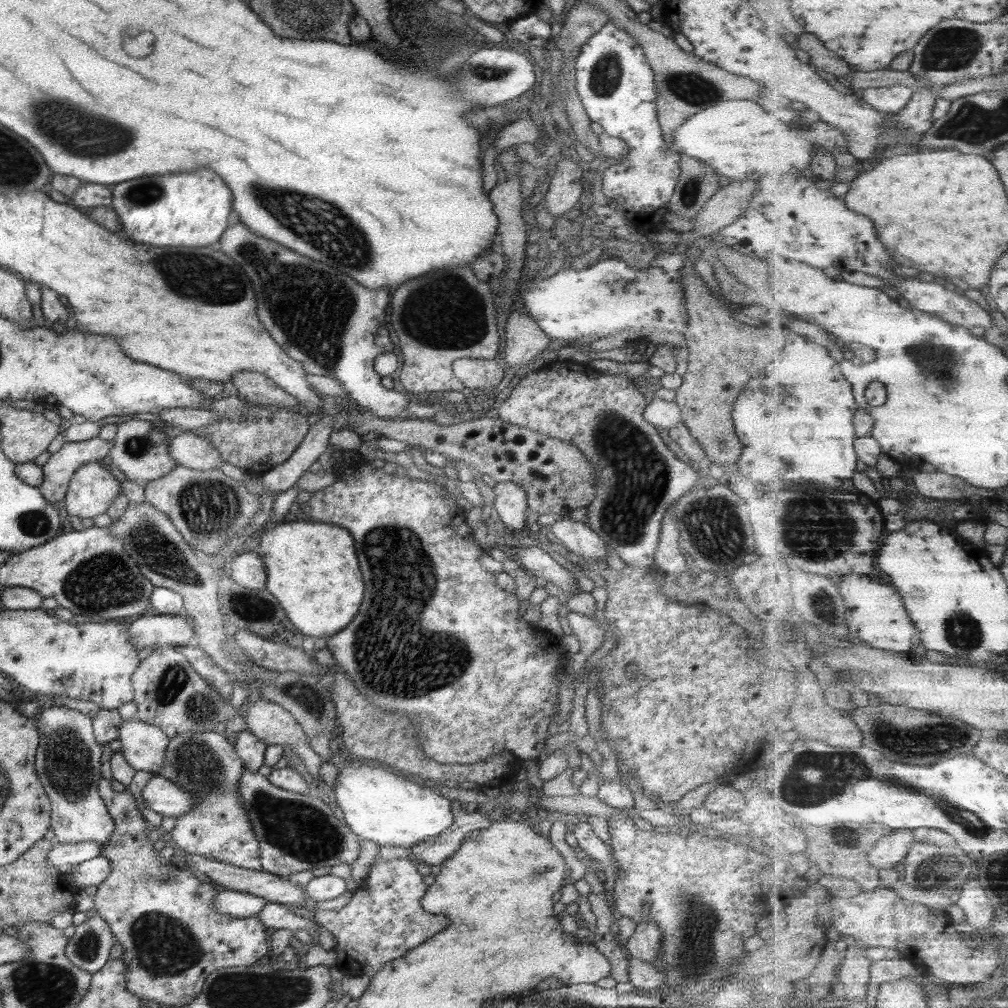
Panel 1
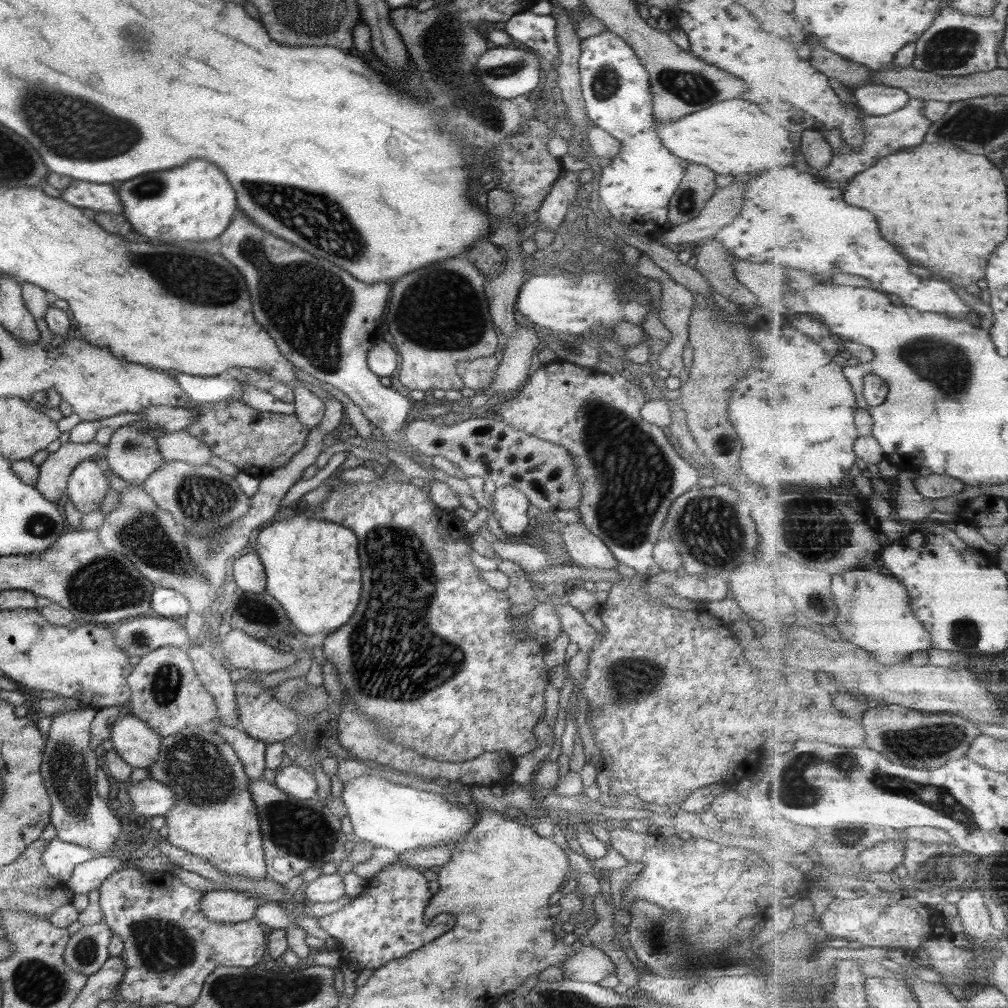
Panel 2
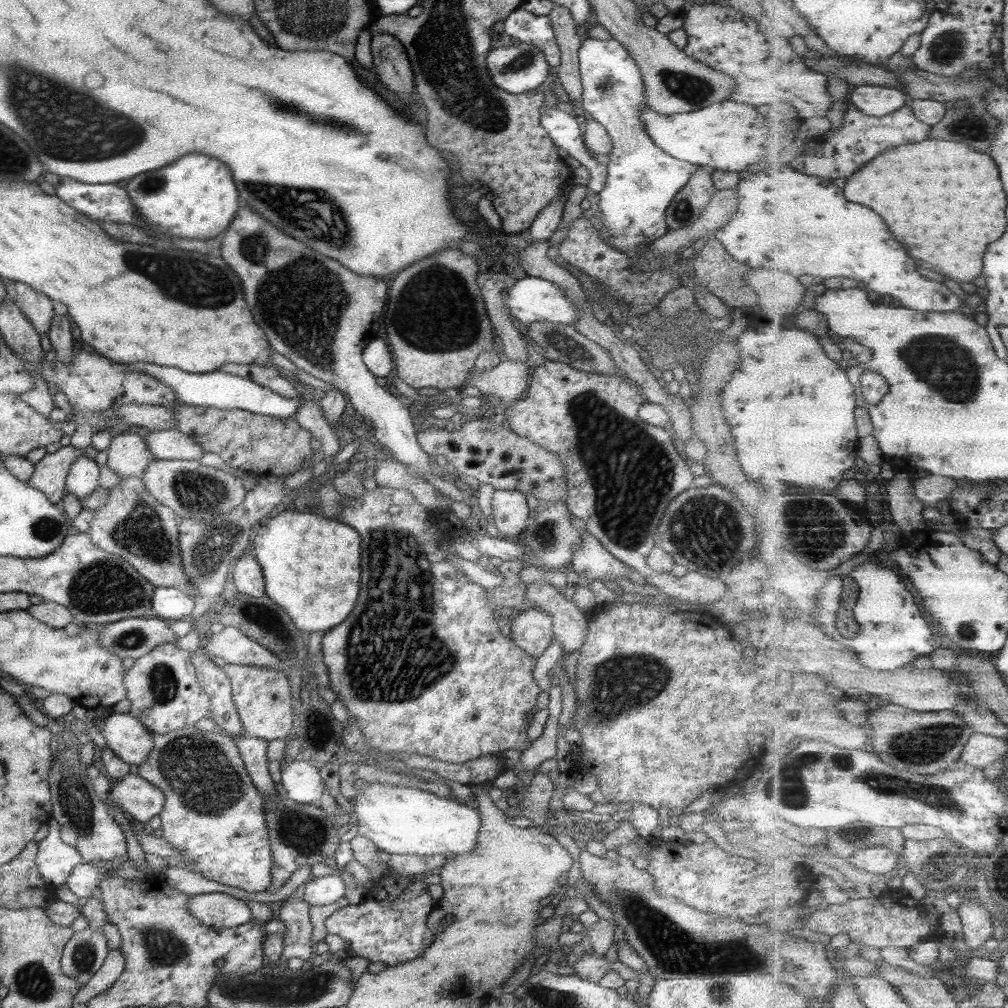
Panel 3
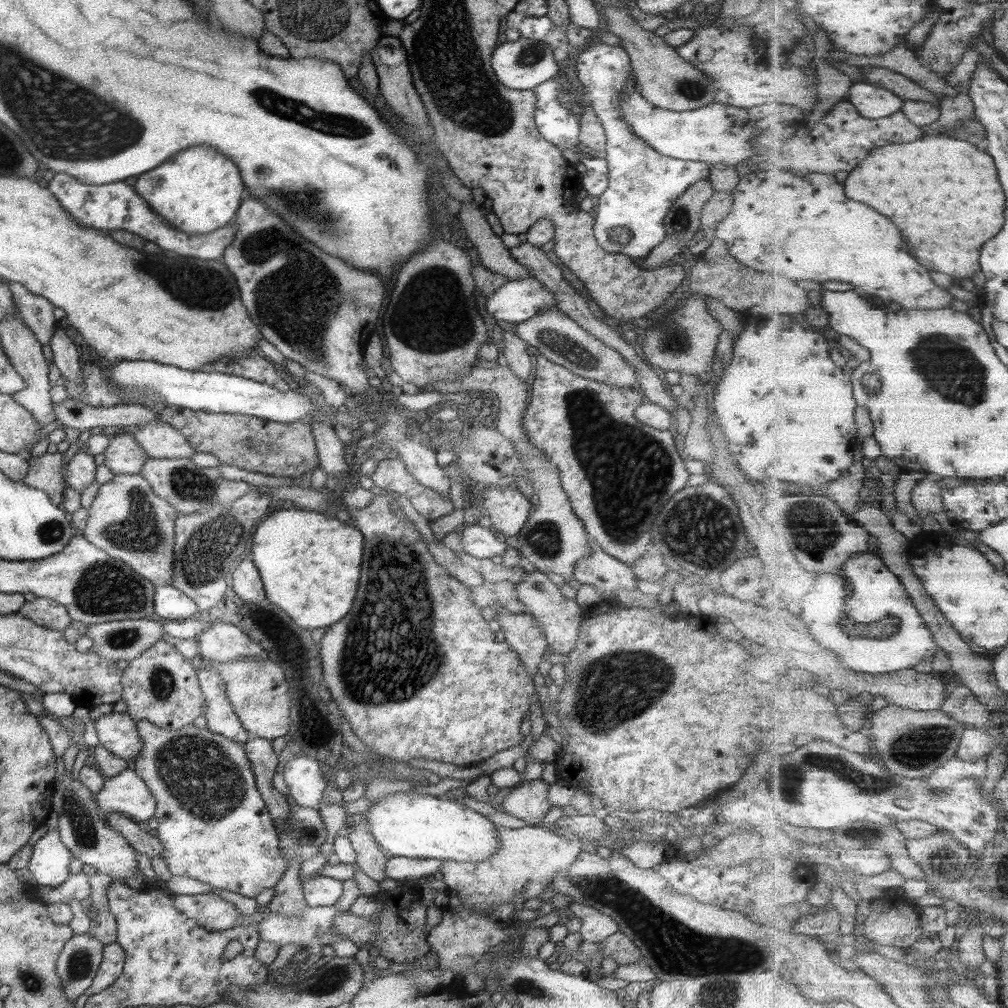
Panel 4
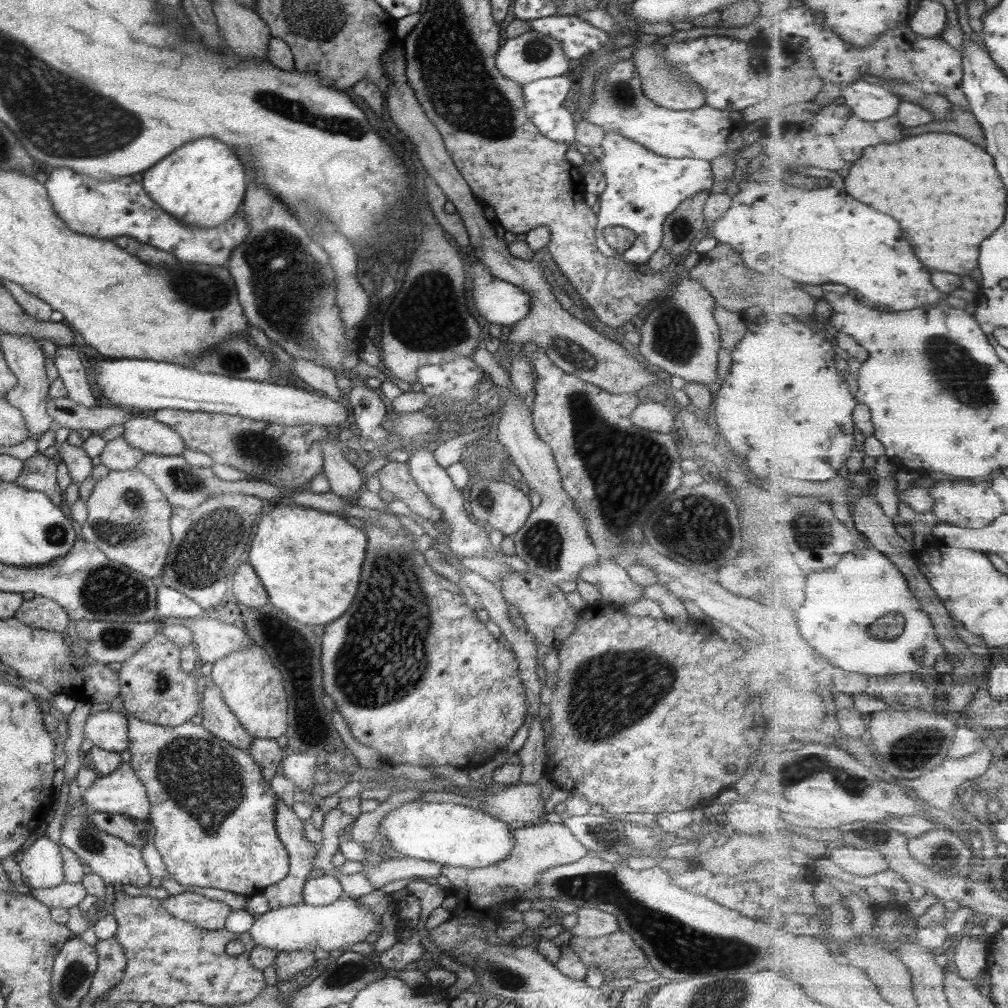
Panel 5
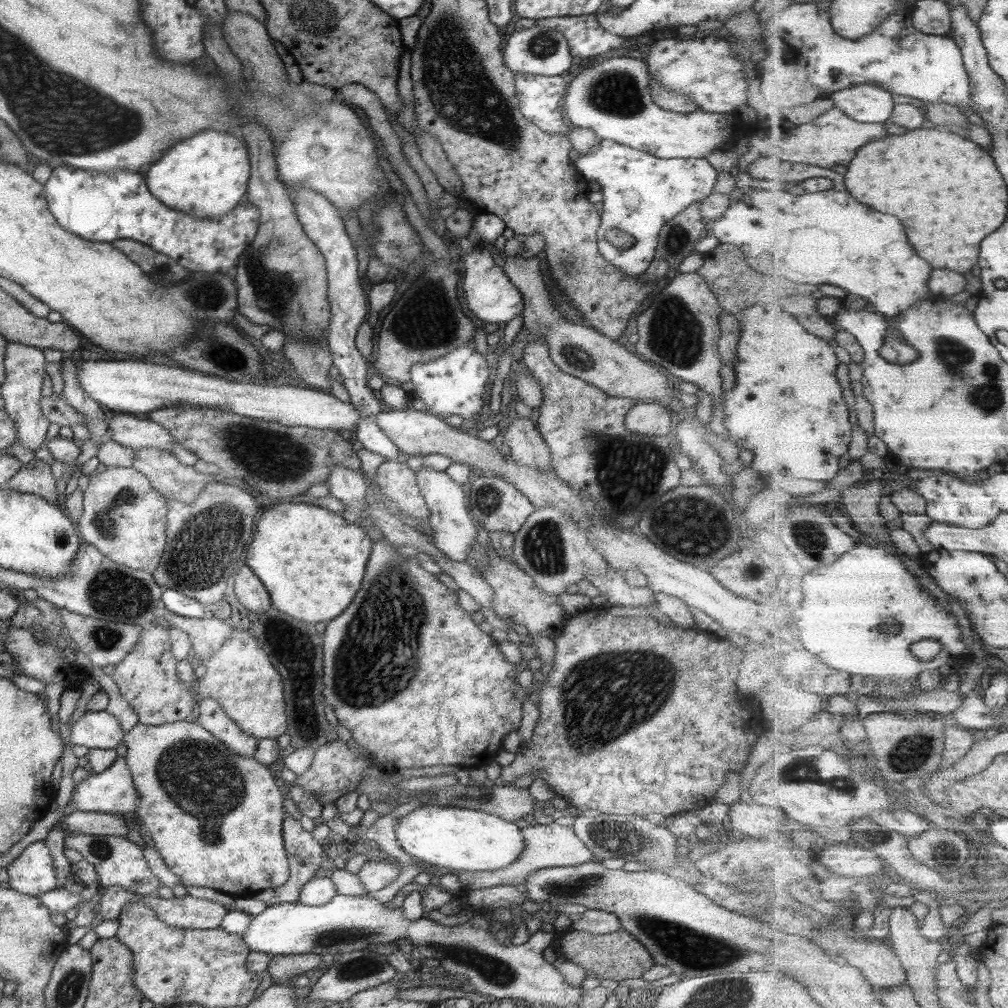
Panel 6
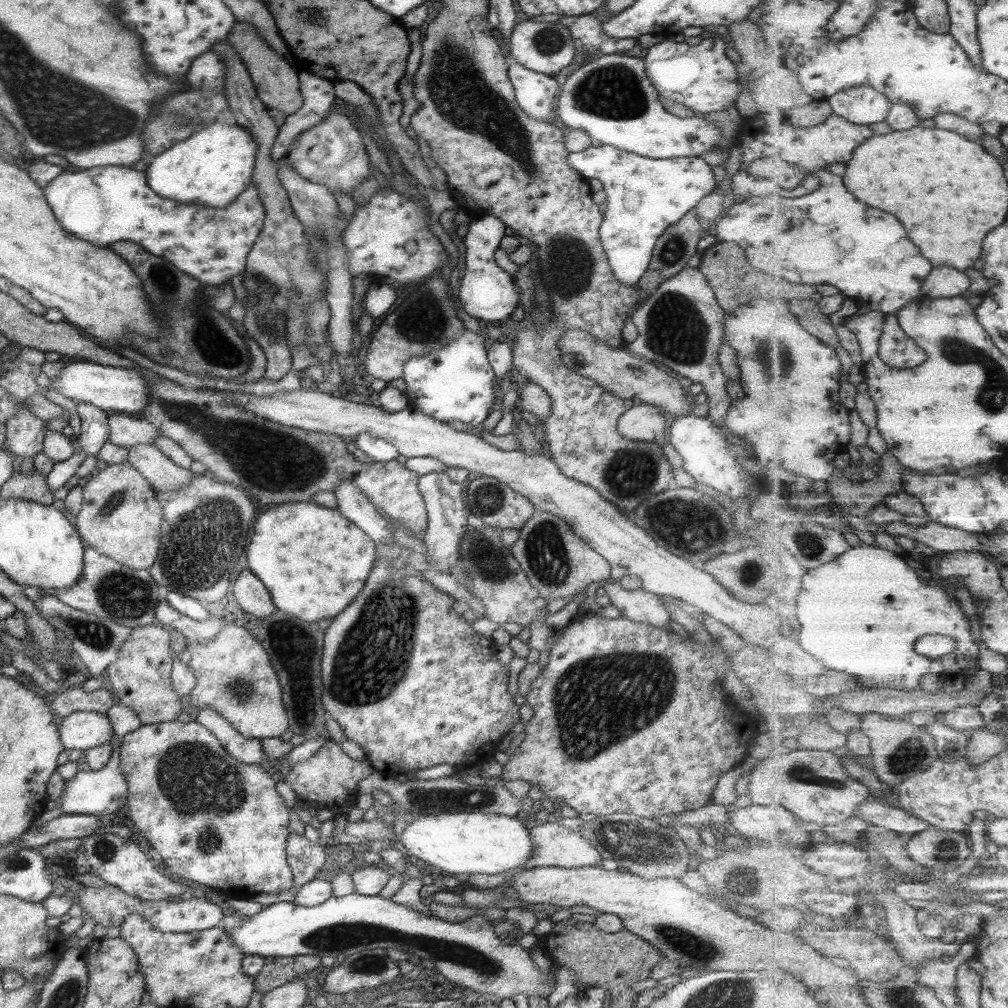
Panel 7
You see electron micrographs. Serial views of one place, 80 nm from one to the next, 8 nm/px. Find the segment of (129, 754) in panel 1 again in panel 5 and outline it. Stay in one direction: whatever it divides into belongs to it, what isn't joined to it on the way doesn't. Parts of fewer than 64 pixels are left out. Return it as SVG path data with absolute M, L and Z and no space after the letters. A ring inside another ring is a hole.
M111 710L89 714L83 738L88 738L92 746L120 754L128 748L127 719L121 712Z

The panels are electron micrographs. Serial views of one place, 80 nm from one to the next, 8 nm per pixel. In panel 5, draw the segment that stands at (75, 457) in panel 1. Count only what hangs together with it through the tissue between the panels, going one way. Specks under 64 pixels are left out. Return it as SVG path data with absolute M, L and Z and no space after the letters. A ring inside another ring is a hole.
M33 455L23 461L21 474L14 480L14 484L25 490L35 490L47 496L53 506L63 505L63 491L57 485L53 457Z

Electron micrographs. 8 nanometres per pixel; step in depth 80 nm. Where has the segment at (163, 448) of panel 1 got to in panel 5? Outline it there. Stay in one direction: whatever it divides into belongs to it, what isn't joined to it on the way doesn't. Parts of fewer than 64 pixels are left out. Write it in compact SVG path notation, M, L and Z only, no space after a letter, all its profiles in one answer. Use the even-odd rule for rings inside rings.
M118 437L106 442L103 452L98 456L100 463L111 470L135 469L144 457L144 452L133 448L125 439Z

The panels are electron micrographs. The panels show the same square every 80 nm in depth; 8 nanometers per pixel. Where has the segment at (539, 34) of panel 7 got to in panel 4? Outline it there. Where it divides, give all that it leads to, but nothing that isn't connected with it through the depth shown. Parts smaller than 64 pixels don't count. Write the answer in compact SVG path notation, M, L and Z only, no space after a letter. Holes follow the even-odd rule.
M521 38L517 41L505 41L493 49L490 54L490 67L497 80L511 90L532 90L557 72L551 49L539 40Z

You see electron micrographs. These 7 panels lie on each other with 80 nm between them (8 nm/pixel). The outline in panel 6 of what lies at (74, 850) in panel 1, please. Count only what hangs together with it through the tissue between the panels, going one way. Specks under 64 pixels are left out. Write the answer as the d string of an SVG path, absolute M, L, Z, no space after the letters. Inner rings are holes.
M43 841L29 844L5 869L10 889L29 898L39 898L57 886L53 860Z

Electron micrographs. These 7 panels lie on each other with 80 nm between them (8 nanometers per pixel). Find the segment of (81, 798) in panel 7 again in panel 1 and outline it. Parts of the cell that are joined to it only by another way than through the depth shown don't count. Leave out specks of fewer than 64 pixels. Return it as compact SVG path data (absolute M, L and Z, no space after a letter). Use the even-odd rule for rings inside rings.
M154 775L147 781L141 796L149 810L171 818L179 818L198 802L198 798L189 791L159 775Z

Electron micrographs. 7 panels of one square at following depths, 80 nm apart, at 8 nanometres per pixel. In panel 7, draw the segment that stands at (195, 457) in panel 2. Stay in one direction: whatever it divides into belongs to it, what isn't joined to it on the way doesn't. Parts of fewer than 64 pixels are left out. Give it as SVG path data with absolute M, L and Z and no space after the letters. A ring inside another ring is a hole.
M112 414L107 420L109 437L107 441L117 446L129 448L136 444L149 444L160 435L159 430L140 418L127 414Z

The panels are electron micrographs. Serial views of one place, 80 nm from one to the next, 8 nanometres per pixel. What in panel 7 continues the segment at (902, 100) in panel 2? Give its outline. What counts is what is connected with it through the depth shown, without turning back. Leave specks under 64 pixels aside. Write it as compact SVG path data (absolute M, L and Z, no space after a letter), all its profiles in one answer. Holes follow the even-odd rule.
M872 86L843 89L827 99L835 113L855 124L883 122L892 108L889 97Z

